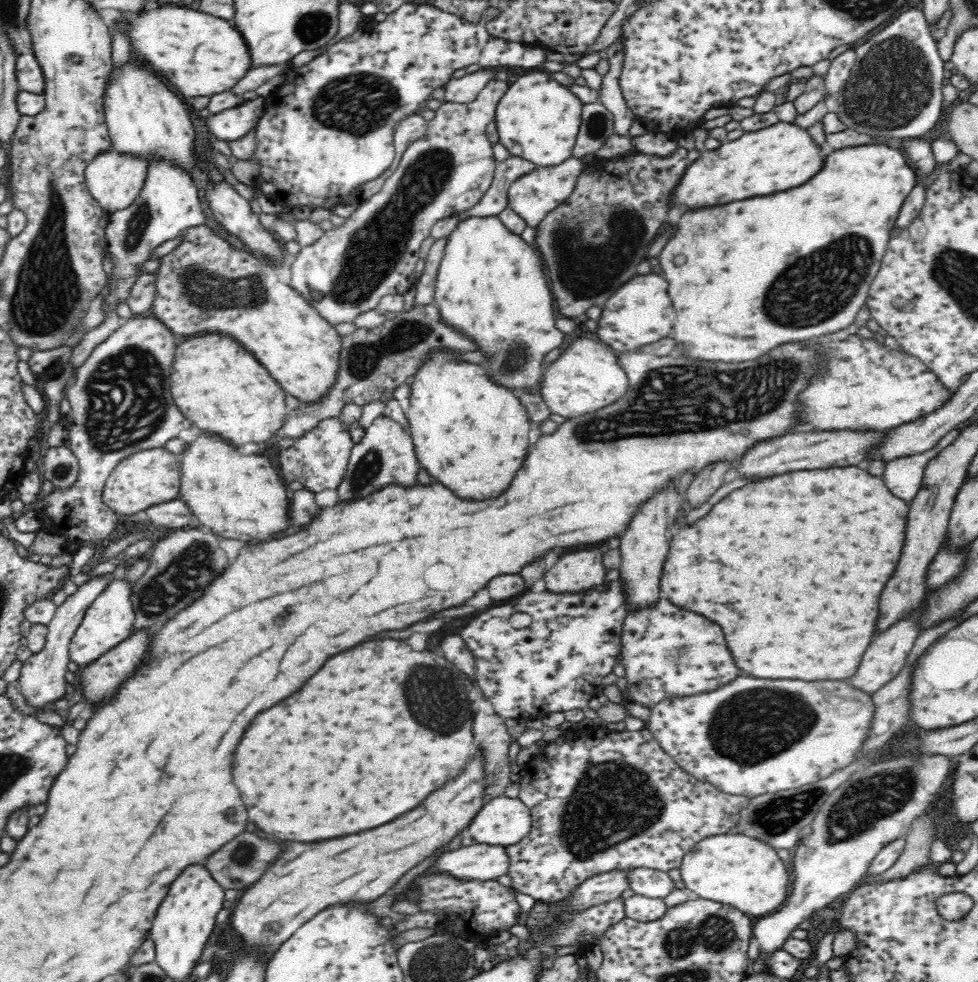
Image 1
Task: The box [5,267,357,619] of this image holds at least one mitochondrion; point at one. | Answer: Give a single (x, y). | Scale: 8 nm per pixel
(125, 403)

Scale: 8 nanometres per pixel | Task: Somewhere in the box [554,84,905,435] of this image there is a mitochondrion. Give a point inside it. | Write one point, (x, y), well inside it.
(814, 289)

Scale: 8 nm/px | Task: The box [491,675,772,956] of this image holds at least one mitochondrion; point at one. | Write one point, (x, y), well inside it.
(614, 802)

